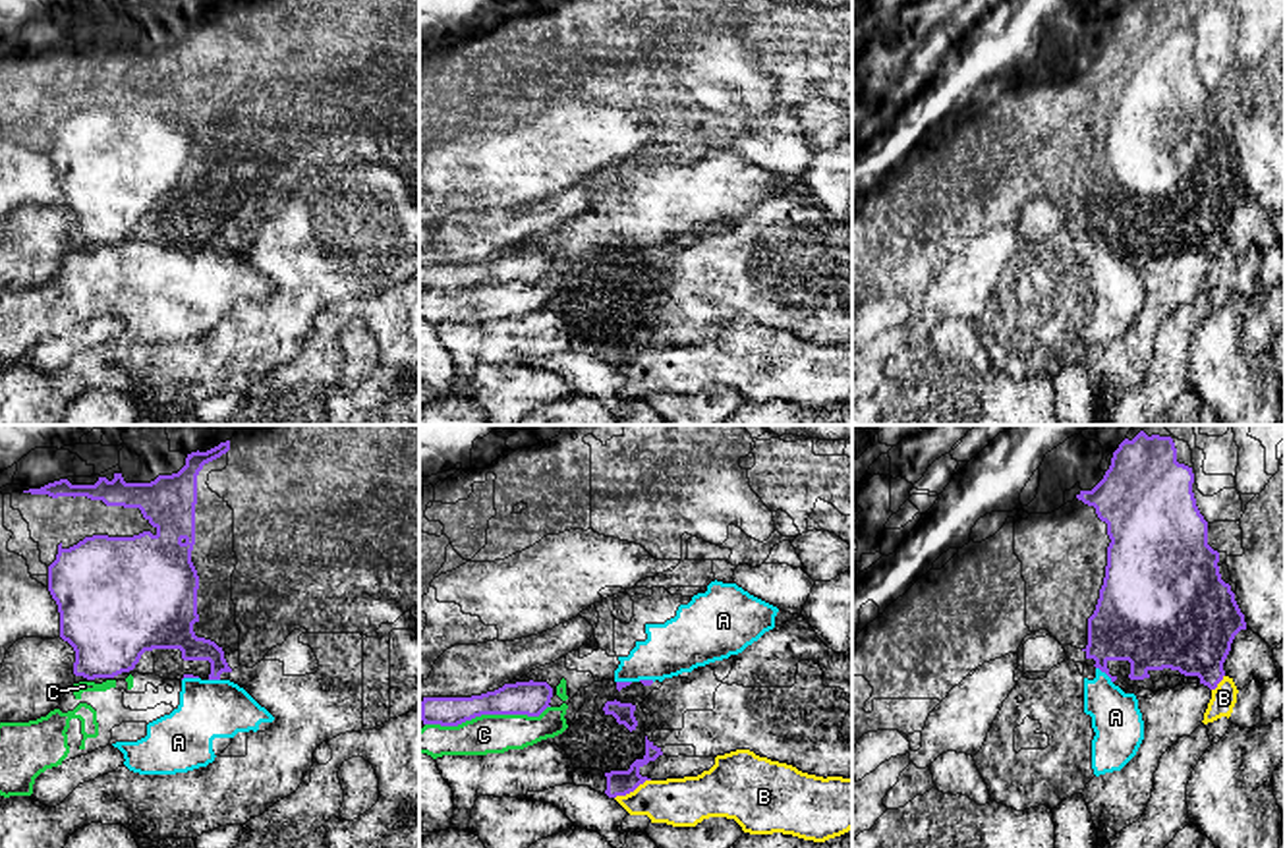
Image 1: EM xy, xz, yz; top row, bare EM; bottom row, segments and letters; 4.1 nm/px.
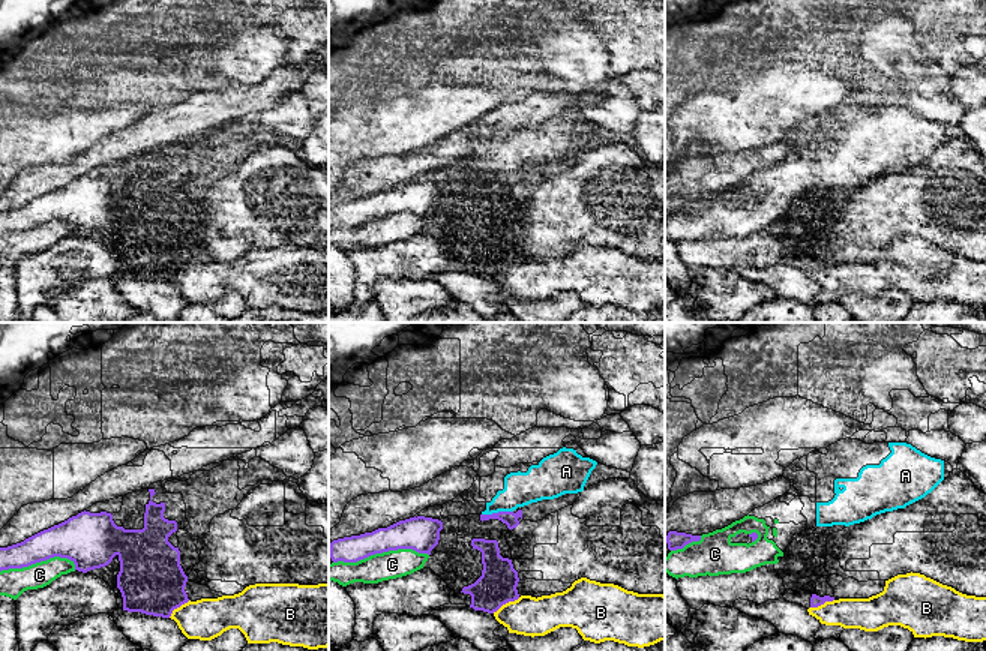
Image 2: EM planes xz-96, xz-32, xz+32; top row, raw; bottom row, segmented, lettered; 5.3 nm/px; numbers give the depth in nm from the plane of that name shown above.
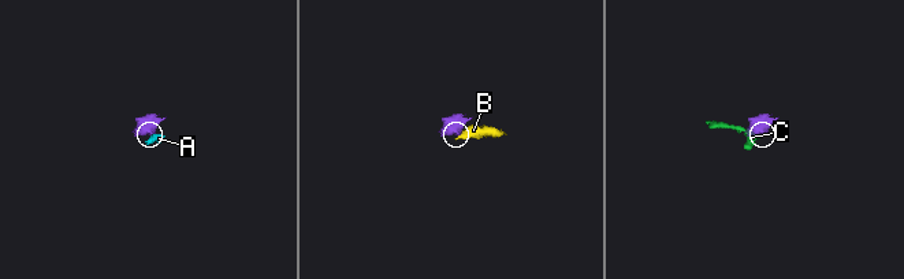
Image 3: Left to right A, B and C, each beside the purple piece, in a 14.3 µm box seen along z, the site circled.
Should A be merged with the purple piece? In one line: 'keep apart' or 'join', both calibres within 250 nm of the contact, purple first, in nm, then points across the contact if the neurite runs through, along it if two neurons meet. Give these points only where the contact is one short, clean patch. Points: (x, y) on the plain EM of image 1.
keep apart | 340/200 nm | along yz (1096, 234), (1112, 250)

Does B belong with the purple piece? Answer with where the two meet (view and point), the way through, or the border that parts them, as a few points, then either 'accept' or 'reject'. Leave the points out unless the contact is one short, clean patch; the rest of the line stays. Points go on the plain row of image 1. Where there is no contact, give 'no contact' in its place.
xz (632, 358) | along xz (650, 346), (615, 366) | reject

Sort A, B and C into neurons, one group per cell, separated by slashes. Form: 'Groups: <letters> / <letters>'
Groups: A C / B

